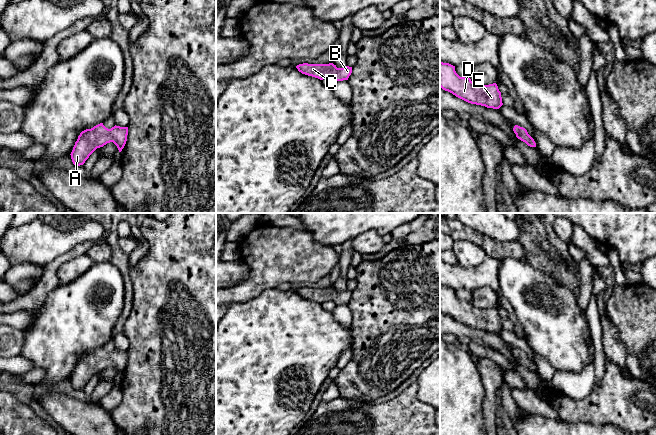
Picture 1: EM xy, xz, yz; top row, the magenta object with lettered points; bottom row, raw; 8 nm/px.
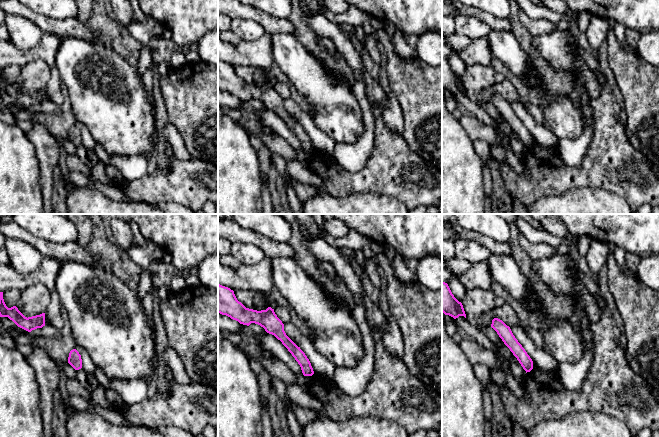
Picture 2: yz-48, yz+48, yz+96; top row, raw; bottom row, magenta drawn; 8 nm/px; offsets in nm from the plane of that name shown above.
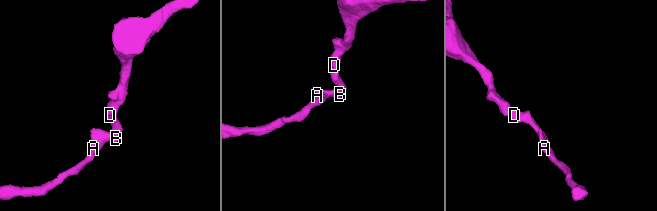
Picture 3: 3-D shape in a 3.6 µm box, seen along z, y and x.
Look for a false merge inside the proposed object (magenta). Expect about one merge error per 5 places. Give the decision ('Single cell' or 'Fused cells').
Single cell

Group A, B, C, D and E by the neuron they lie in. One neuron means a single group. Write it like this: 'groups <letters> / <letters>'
groups A B C D E

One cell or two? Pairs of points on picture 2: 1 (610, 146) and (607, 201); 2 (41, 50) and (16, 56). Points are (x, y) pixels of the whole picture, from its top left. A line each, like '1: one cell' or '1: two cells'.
1: two cells
2: one cell

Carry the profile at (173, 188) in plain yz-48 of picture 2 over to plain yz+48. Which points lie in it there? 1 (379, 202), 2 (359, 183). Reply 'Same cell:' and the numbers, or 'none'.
Same cell: 2

